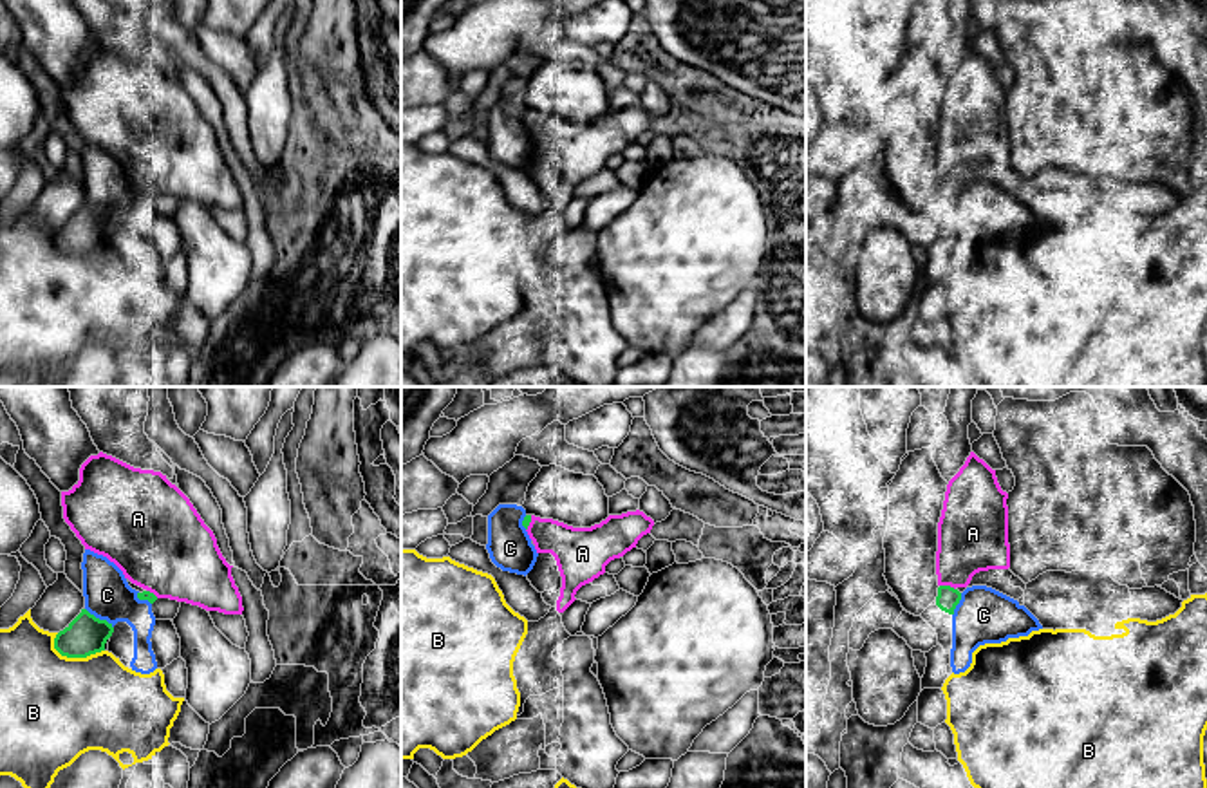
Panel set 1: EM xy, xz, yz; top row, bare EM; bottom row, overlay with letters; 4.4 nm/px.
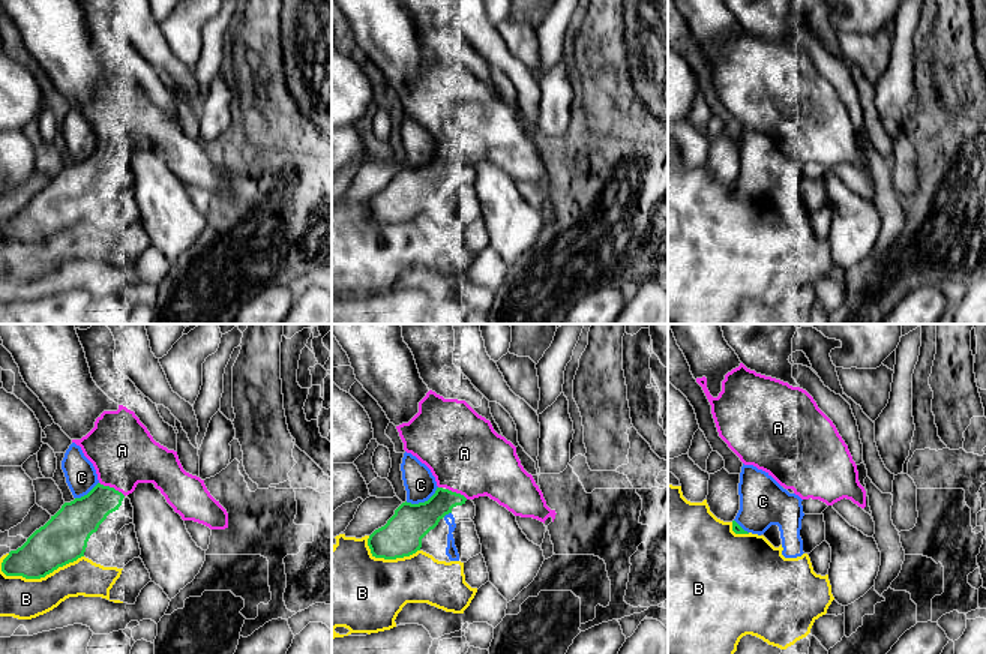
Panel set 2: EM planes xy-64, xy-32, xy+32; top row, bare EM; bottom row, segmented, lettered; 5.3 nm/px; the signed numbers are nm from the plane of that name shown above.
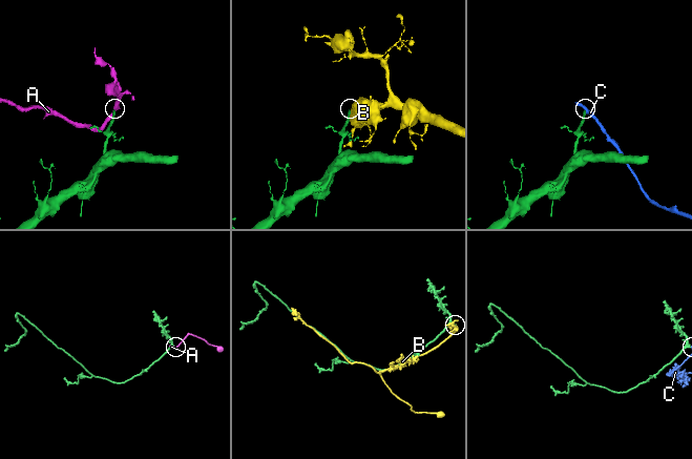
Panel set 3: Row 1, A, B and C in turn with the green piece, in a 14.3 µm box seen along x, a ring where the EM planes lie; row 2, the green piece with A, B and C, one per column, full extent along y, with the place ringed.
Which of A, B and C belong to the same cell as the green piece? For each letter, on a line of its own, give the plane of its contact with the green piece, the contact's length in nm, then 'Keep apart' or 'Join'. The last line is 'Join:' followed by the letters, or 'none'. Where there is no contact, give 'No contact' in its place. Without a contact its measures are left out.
A: Touches green in yz. Shared border 80 nm. Join
B: Touches green in xy. Shared border 240 nm. Keep apart
C: Touches green in xy. Shared border 160 nm. Keep apart
Join: A

